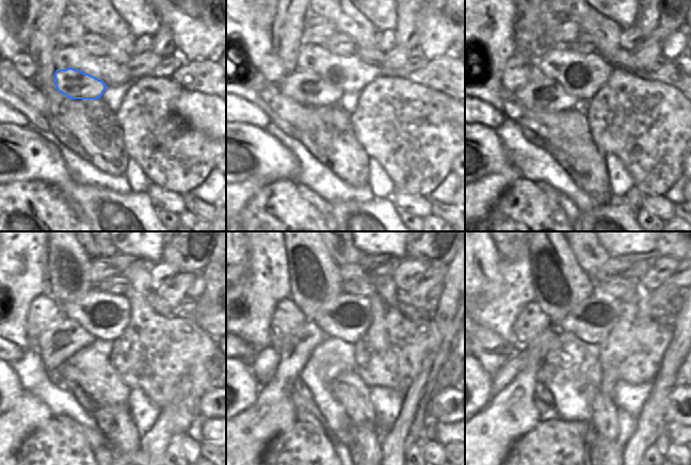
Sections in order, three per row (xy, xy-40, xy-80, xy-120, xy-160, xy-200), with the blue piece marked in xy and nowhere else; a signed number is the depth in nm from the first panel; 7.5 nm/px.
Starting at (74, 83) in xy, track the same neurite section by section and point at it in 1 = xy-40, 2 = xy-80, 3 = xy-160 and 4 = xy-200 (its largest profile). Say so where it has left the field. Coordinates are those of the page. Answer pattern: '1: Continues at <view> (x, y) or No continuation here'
1: Continues at xy-40 (306, 87)
2: Continues at xy-80 (541, 93)
3: Continues at xy-160 (309, 336)
4: Continues at xy-200 (544, 340).

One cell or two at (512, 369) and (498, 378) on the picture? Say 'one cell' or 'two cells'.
one cell

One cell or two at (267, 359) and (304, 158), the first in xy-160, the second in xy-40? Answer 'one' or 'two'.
one

